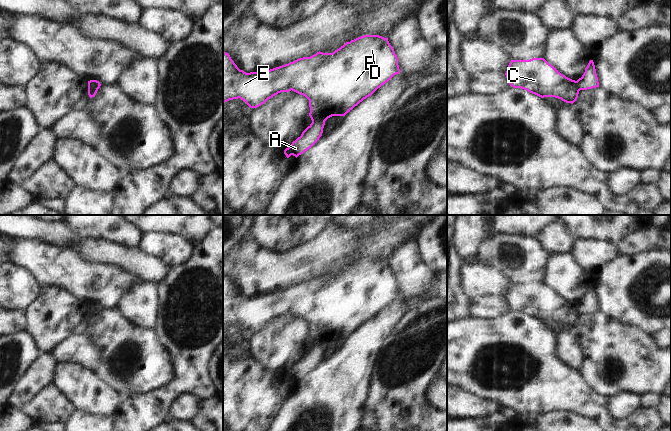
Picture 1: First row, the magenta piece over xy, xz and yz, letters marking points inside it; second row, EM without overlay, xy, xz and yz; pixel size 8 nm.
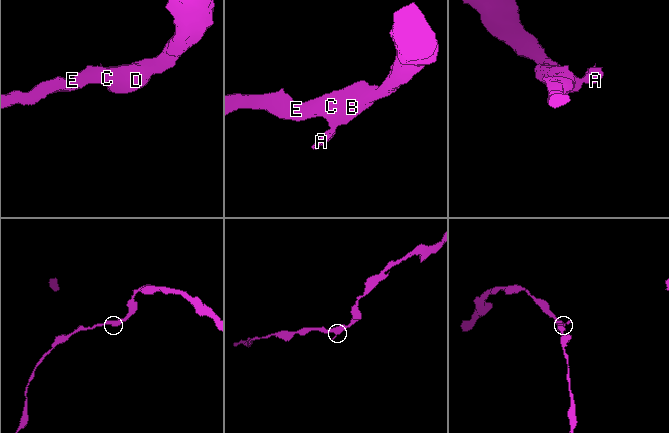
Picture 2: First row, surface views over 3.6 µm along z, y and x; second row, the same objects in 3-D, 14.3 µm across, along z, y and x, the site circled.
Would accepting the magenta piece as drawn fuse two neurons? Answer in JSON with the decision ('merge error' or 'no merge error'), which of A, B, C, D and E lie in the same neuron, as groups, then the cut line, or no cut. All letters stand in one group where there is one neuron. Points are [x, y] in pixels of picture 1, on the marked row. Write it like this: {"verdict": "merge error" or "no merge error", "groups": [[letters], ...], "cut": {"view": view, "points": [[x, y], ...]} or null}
{"verdict": "merge error", "groups": [["A"], ["B", "C", "D", "E"]], "cut": {"view": "xz", "points": [[324, 120], [312, 121]]}}

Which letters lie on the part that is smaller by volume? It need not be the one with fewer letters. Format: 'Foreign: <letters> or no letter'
Foreign: A

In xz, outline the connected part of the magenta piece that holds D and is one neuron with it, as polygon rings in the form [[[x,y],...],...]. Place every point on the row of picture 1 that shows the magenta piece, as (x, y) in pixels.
[[[364,35],[333,53],[317,52],[259,72],[240,70],[223,52],[223,103],[240,98],[257,108],[281,92],[294,91],[309,100],[312,121],[345,116],[399,74],[398,57],[388,38]]]

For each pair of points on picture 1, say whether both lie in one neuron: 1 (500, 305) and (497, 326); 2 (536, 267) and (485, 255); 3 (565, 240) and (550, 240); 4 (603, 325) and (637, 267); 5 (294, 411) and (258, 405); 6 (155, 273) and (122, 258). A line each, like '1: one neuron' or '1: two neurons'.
1: two neurons
2: one neuron
3: one neuron
4: two neurons
5: two neurons
6: one neuron

